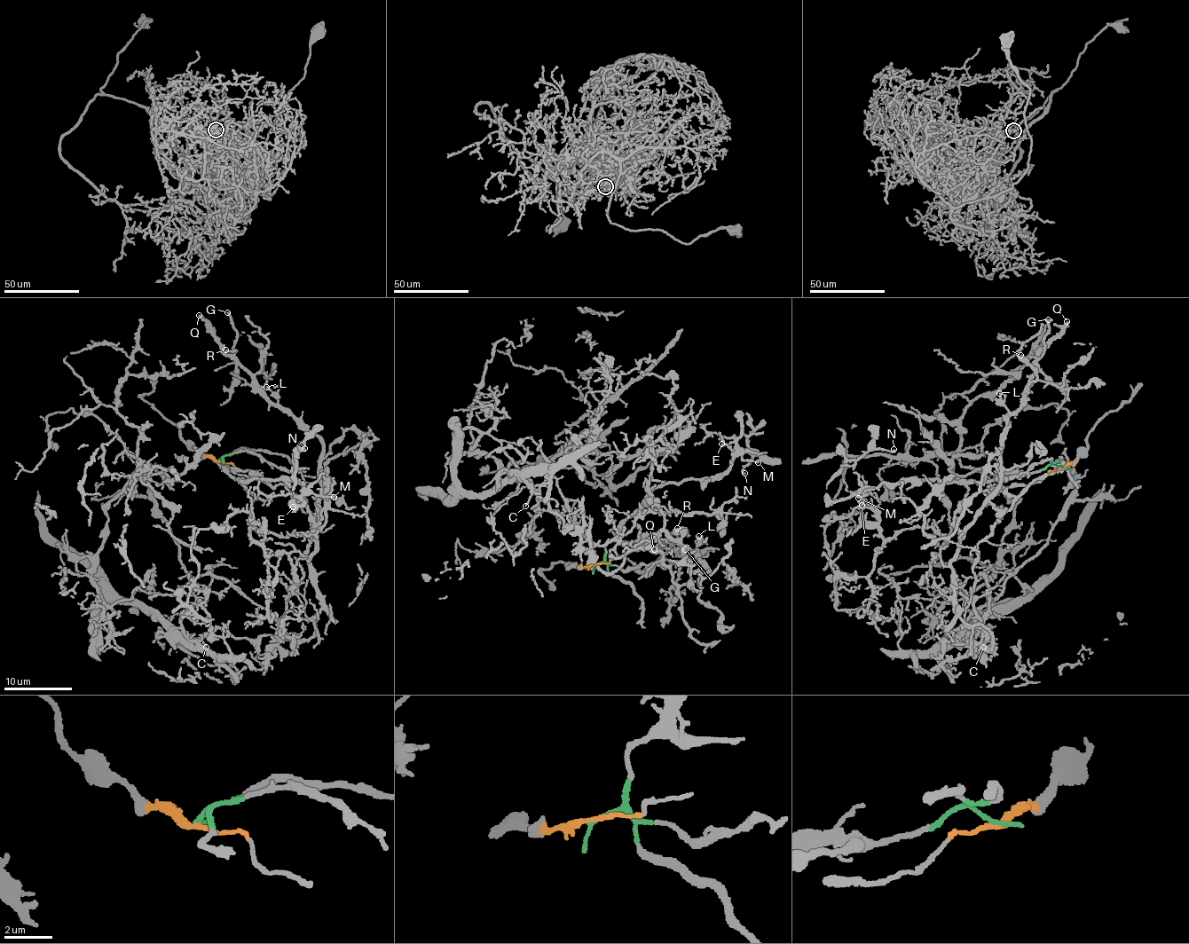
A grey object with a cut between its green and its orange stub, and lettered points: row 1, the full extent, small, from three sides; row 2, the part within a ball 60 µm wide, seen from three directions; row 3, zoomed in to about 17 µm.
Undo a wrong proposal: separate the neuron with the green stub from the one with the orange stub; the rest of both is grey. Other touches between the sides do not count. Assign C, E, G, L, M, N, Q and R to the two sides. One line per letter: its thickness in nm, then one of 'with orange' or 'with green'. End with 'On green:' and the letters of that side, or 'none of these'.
C: calibre 100 nm; with orange
E: calibre 110 nm; with green
G: calibre 200 nm; with orange
L: calibre 140 nm; with orange
M: calibre 130 nm; with green
N: calibre 140 nm; with green
Q: calibre 320 nm; with orange
R: calibre 150 nm; with orange
On green: E, M, N

